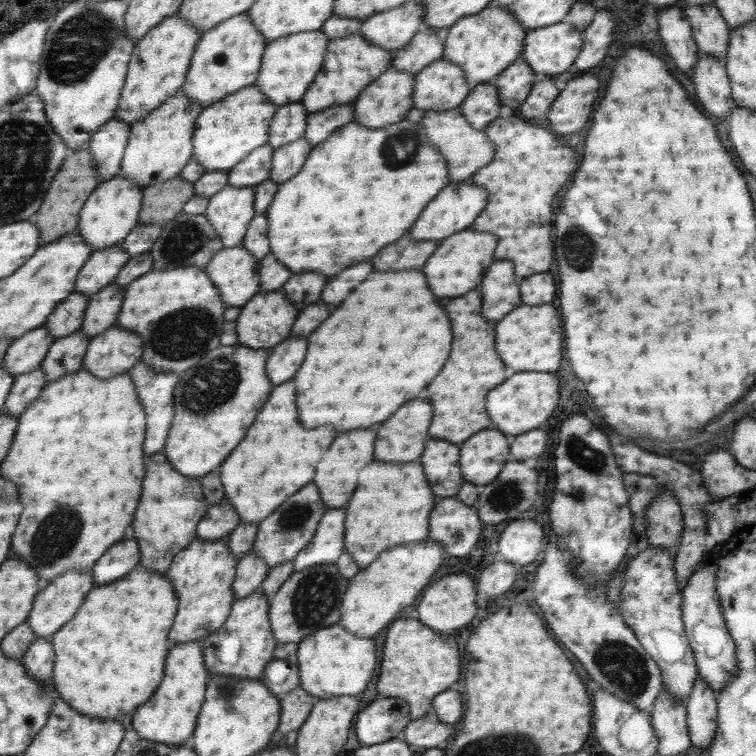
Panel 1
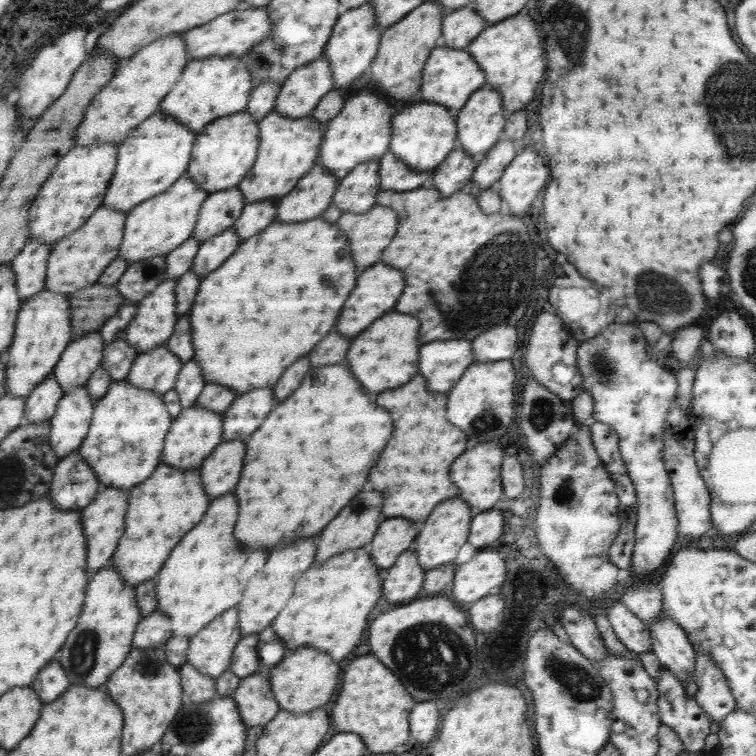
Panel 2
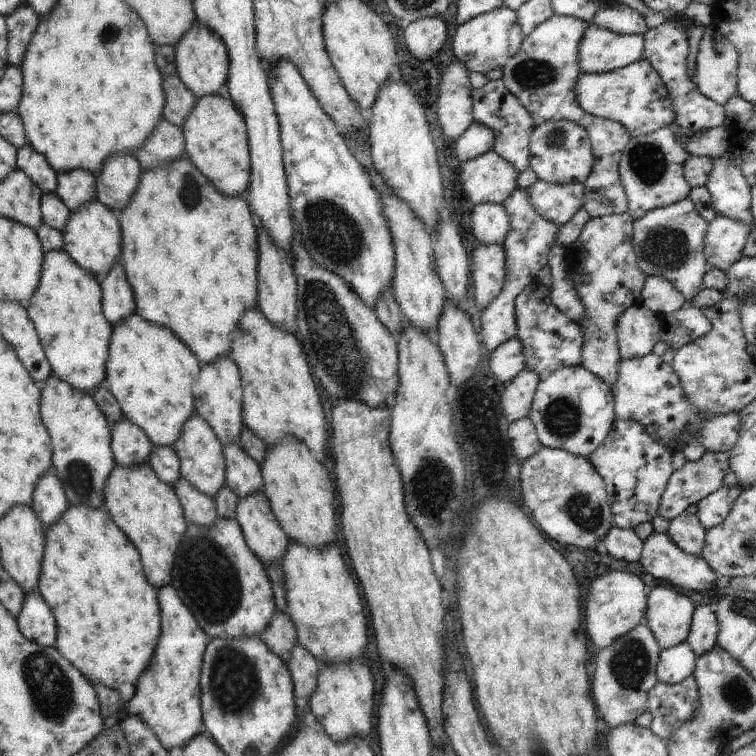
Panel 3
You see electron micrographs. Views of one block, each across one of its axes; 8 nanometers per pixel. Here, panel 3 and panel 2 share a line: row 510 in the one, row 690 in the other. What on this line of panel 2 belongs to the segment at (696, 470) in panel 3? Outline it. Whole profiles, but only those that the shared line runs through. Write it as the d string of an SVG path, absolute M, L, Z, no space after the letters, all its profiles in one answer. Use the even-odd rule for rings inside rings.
M661 664L661 673L659 681L657 682L657 689L659 692L657 698L657 705L659 708L660 722L676 731L682 749L686 752L701 752L706 742L706 736L710 734L711 720L708 715L702 710L702 707L694 699L686 696L686 686L680 682L676 675L670 672L663 664Z

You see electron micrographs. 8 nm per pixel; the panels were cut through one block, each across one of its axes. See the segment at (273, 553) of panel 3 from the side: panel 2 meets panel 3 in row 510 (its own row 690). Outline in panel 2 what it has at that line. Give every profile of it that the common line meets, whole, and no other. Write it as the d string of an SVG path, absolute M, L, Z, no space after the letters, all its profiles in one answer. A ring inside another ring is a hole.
M260 665L256 673L240 679L231 696L247 727L267 725L281 709L272 692L270 668Z

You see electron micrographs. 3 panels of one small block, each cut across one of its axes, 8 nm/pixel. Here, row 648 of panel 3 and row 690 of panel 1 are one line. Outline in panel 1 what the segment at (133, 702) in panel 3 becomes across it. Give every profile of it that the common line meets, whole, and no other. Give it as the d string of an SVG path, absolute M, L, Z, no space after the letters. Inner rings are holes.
M197 642L174 644L166 656L164 680L143 705L134 709L134 730L146 740L167 746L189 744L205 699L206 680L210 677L206 670L203 653Z

